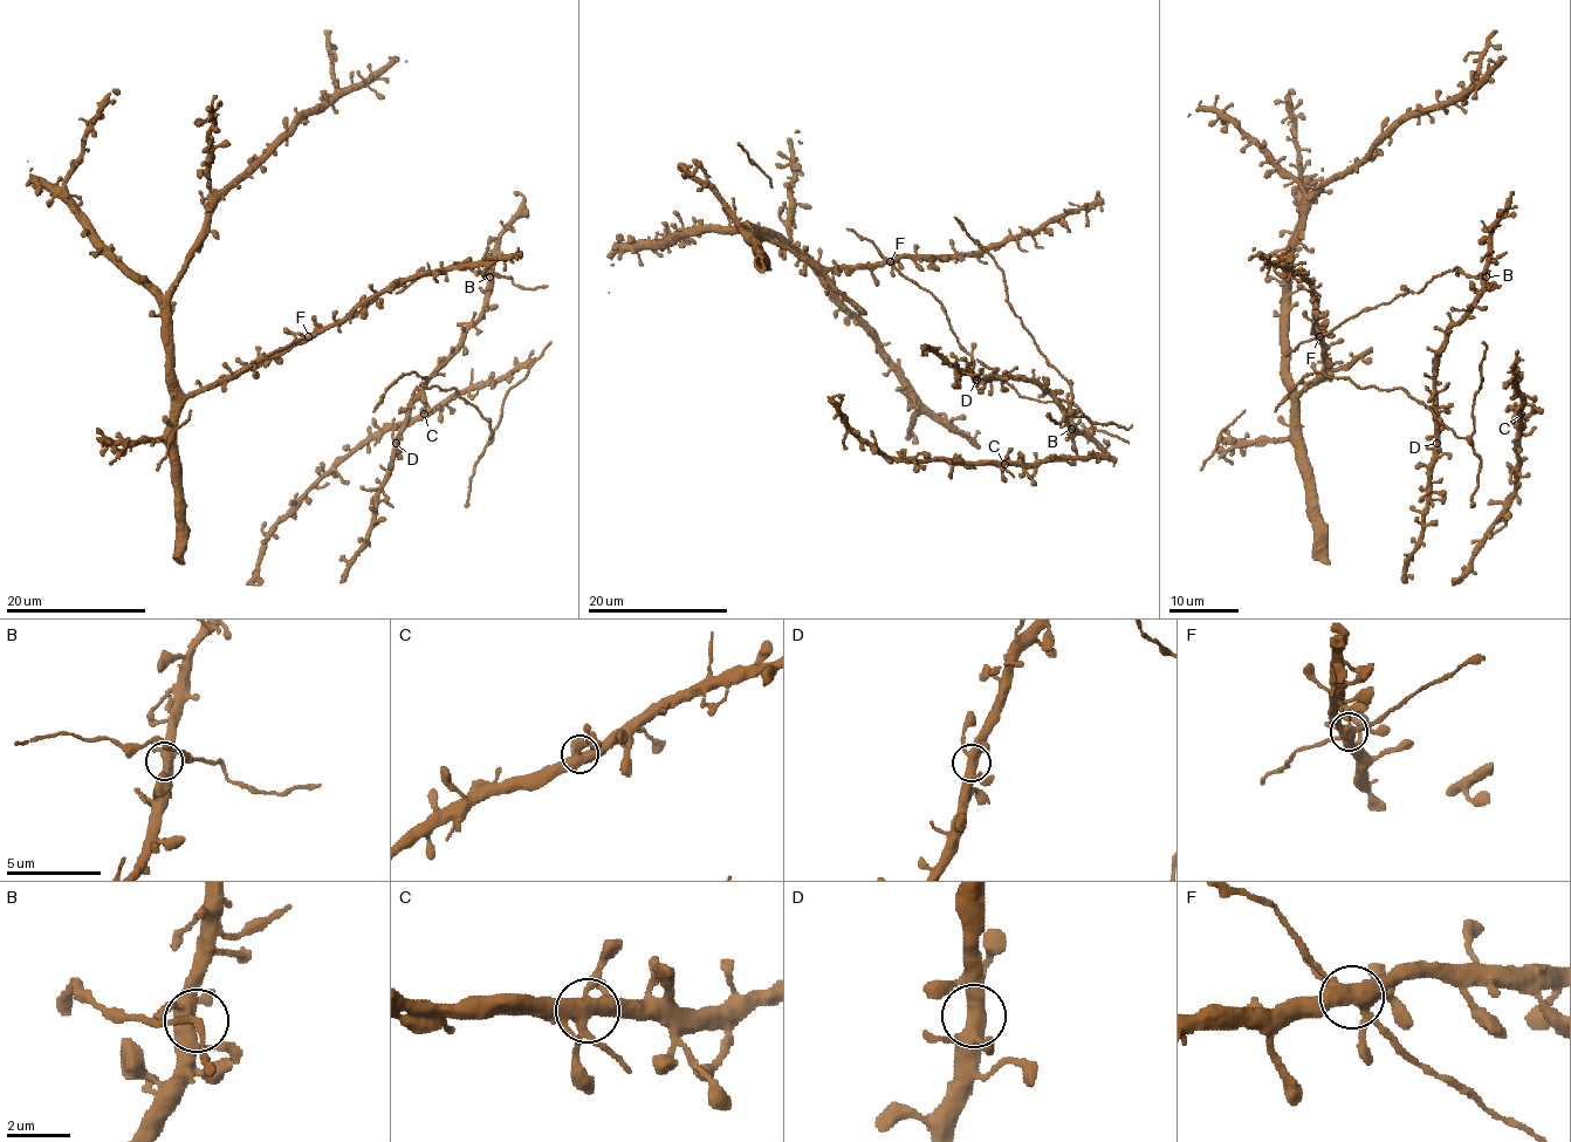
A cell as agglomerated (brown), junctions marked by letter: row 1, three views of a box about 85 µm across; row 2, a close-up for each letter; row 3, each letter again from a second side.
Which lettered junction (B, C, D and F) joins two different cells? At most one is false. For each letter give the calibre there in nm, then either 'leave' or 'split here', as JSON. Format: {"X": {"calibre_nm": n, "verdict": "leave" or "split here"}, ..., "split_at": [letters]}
{"B": {"calibre_nm": 440, "verdict": "leave"}, "C": {"calibre_nm": 420, "verdict": "leave"}, "D": {"calibre_nm": 420, "verdict": "leave"}, "F": {"calibre_nm": 460, "verdict": "leave"}, "split_at": []}

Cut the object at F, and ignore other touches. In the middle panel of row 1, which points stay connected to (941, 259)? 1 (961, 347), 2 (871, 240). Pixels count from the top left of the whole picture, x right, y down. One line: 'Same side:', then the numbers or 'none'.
Same side: none

